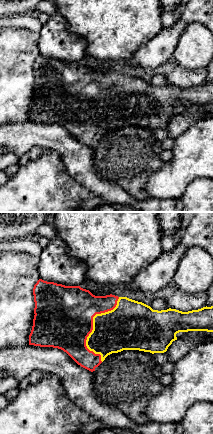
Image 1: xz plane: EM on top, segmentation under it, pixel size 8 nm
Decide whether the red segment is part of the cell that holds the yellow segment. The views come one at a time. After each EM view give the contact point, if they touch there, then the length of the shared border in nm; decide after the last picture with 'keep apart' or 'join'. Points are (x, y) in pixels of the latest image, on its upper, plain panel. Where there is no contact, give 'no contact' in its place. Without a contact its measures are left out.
meets yellow at (93, 102); contact 550 nm long

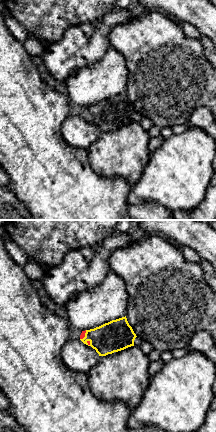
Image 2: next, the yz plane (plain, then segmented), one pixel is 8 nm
meets yellow at (85, 111); contact 90 nm long

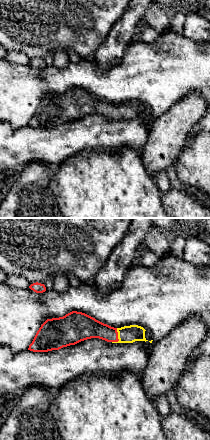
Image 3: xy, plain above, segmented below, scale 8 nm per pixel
meets yellow at (118, 113); contact 130 nm long

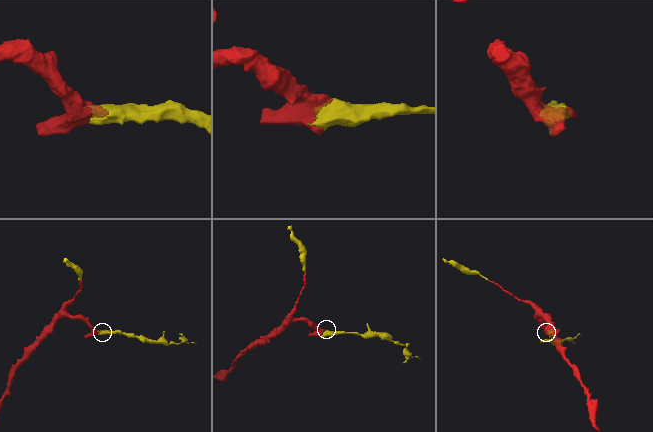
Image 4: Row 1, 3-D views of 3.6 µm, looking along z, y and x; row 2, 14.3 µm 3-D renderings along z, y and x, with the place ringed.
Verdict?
join

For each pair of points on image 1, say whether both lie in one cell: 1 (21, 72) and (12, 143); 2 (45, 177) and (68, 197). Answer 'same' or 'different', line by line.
1: different
2: same

